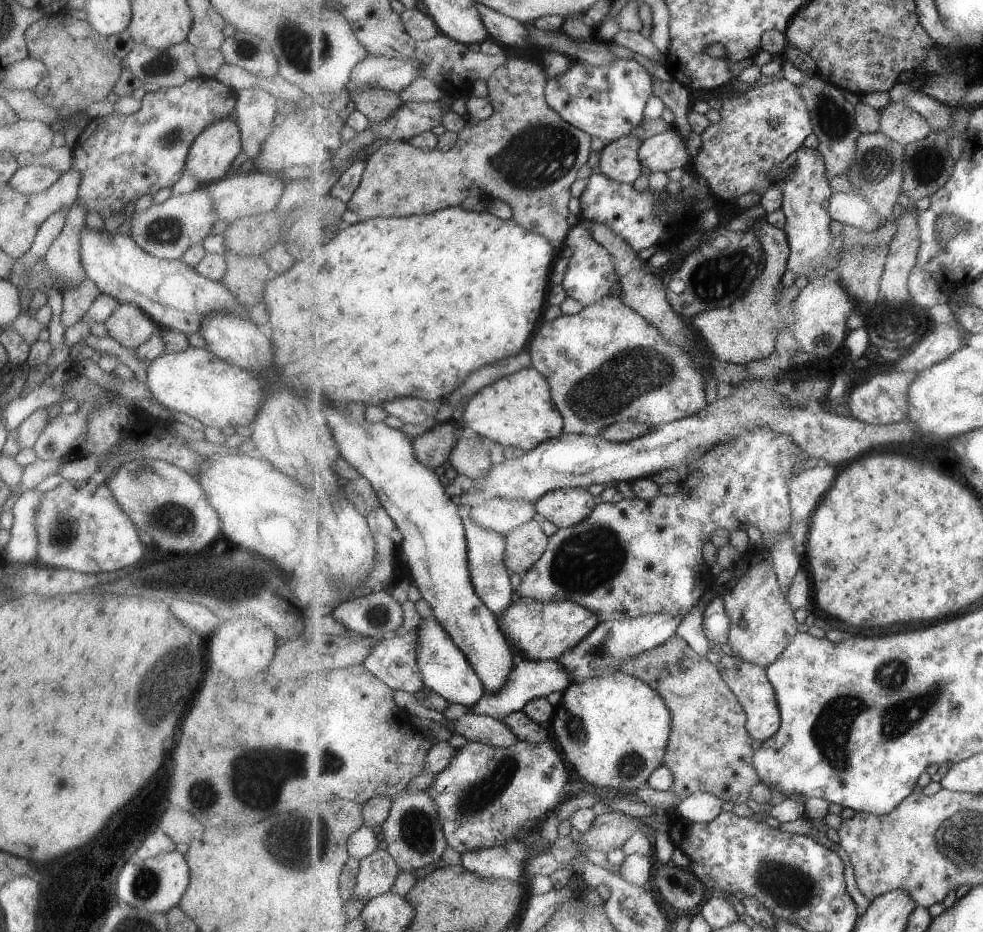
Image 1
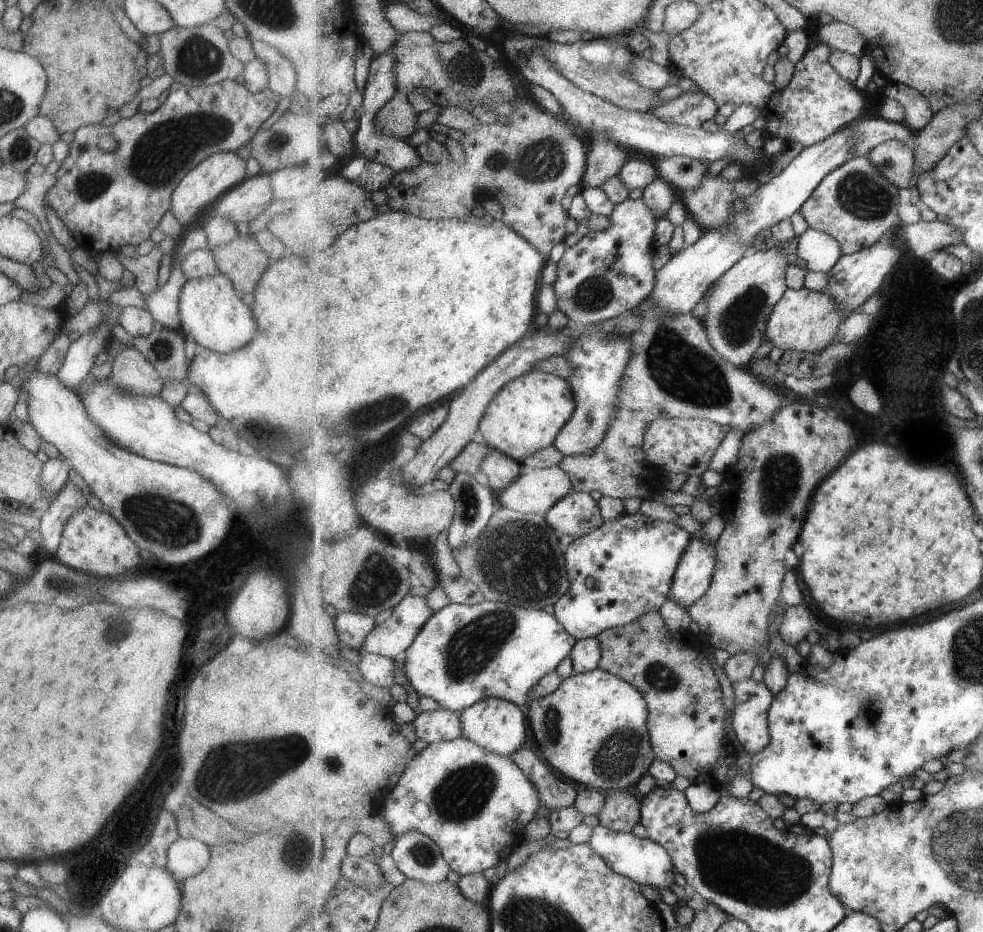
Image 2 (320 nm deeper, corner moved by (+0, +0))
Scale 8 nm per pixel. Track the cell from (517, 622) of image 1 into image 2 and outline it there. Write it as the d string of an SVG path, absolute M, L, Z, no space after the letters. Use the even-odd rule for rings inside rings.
M483 600L482 603L476 605L462 605L461 603L451 602L450 605L433 613L433 616L429 618L419 631L416 640L413 641L413 644L404 652L405 671L411 682L411 686L413 686L417 694L433 699L436 703L439 703L443 709L453 712L462 712L469 709L470 706L481 702L486 697L502 697L503 699L510 700L512 703L517 703L522 708L526 708L527 704L531 701L532 690L538 685L538 682L551 671L555 671L555 668L561 664L561 660L574 649L577 641L575 635L572 635L566 627L559 622L555 614L547 614L543 609L524 609L492 600Z

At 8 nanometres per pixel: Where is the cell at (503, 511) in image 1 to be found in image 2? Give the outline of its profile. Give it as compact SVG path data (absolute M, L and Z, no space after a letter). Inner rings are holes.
M562 465L528 469L504 491L497 493L497 501L511 511L545 515L571 489L570 476Z

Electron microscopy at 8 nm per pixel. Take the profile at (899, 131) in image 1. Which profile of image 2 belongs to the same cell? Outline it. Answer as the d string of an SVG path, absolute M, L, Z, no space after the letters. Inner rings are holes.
M890 82L883 90L885 97L898 100L906 110L905 123L915 134L923 130L935 116L931 103L918 90L903 83Z

